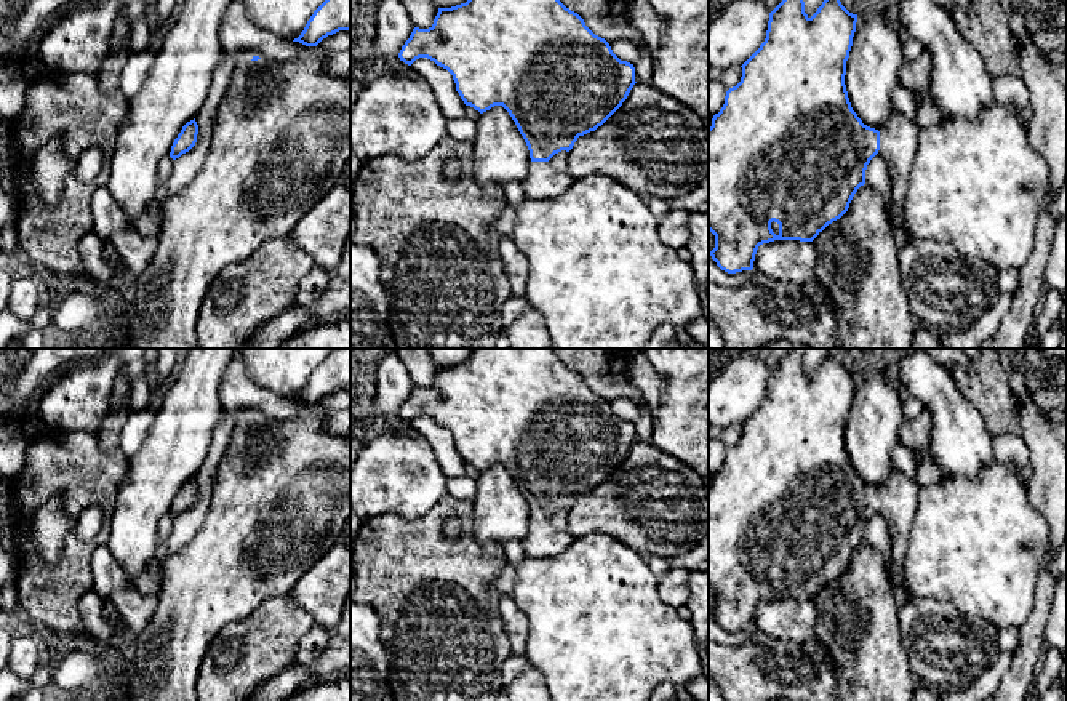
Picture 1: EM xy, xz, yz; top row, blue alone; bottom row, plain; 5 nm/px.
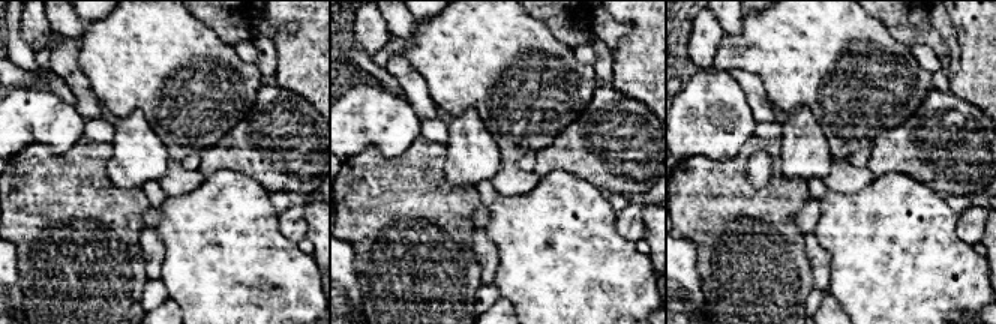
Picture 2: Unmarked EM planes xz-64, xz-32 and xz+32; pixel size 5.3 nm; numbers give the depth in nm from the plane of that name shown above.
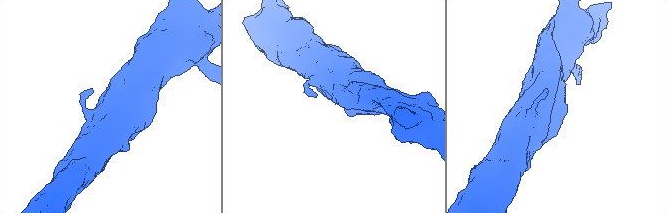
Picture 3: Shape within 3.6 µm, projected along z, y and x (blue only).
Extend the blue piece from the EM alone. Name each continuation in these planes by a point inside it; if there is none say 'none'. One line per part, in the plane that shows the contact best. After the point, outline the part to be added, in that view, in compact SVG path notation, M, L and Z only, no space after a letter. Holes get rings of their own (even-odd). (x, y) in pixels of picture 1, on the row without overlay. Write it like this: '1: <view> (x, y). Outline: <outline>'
1: yz (898, 498). Outline: M893 467L891 480L880 488L880 509L891 539L891 570L899 589L907 592L902 565L910 544L910 525L917 512L920 485Z

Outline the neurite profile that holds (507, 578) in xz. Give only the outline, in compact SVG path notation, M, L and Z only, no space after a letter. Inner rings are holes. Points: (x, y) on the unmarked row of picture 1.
M507 563L501 570L493 587L499 595L507 595L507 594L512 594L512 591L515 589L517 581L518 581L517 568L510 563Z

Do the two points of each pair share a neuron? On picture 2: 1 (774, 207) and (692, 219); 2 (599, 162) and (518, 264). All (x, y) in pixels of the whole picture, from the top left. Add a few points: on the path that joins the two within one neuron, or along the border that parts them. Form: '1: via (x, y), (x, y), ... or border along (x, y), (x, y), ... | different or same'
1: via (753, 210), (713, 210) | same
2: border along (551, 171), (575, 173), (594, 183), (606, 195) | different

